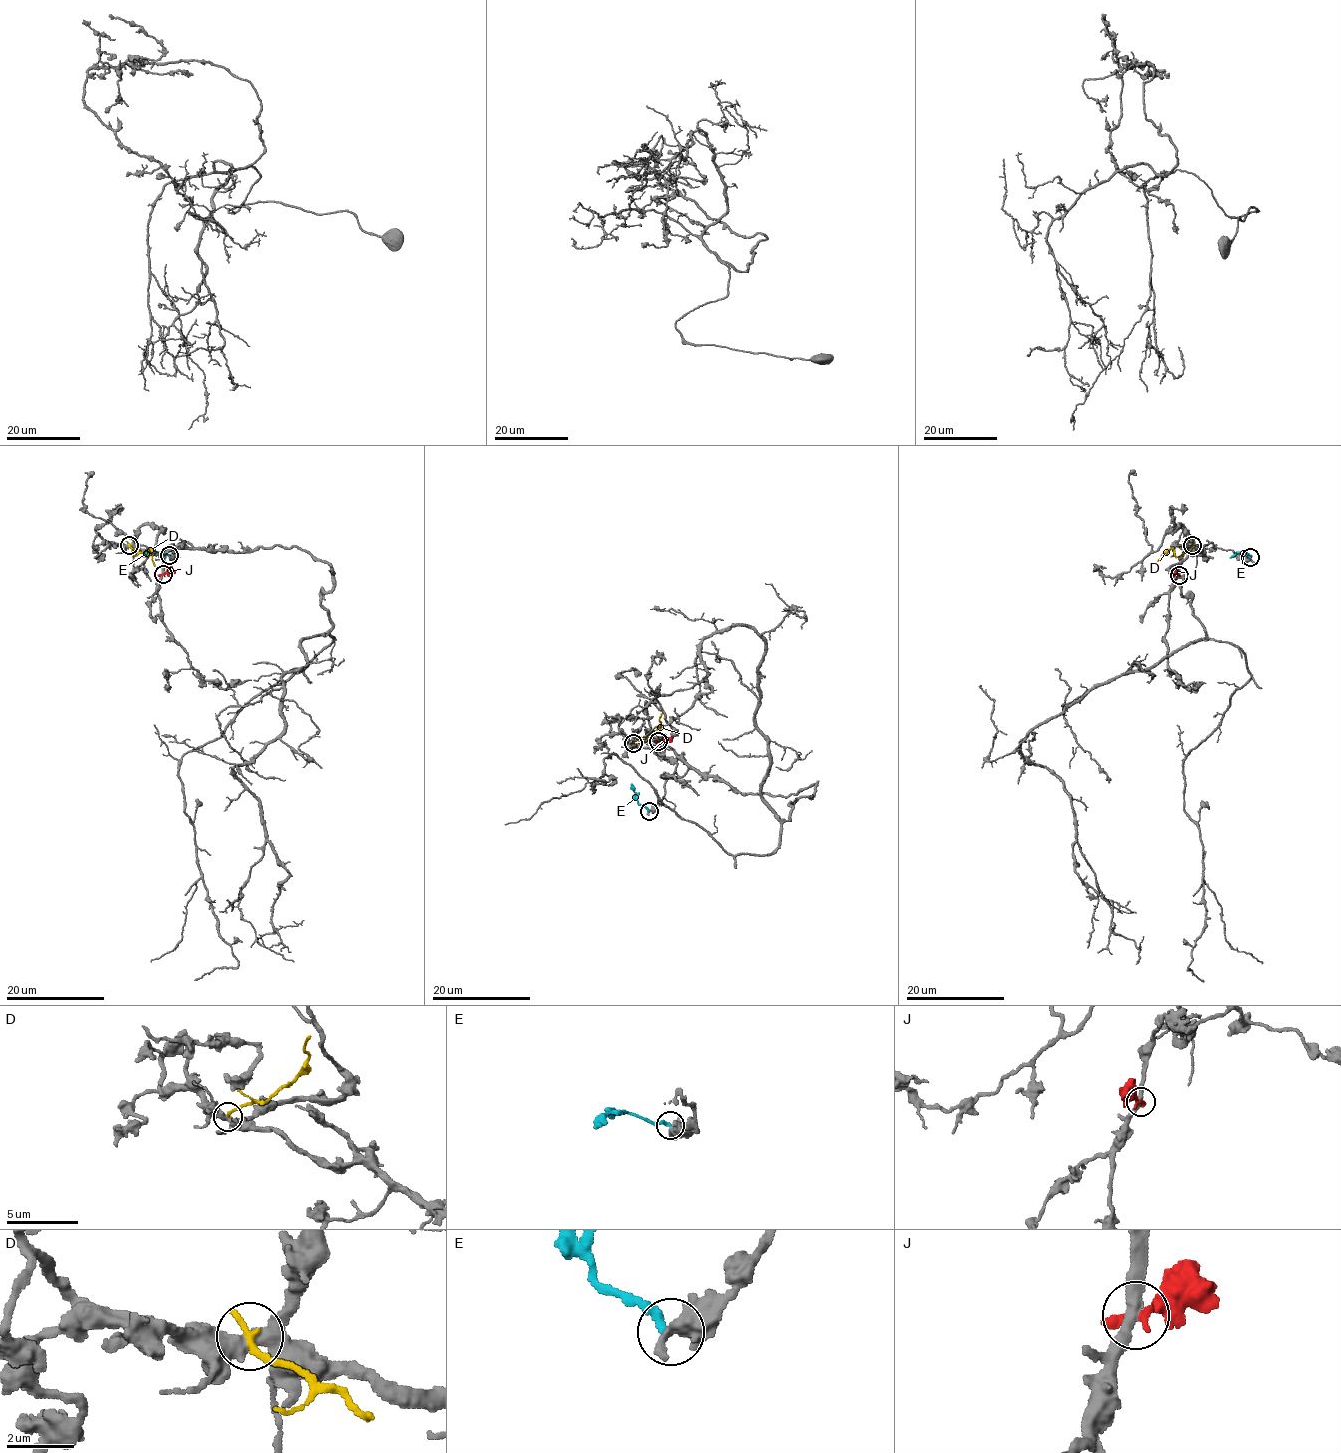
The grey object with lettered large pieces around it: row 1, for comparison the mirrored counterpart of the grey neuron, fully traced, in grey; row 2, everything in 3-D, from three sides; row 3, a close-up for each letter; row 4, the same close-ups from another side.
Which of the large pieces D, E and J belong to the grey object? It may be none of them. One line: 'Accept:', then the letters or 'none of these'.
Accept: none of these

